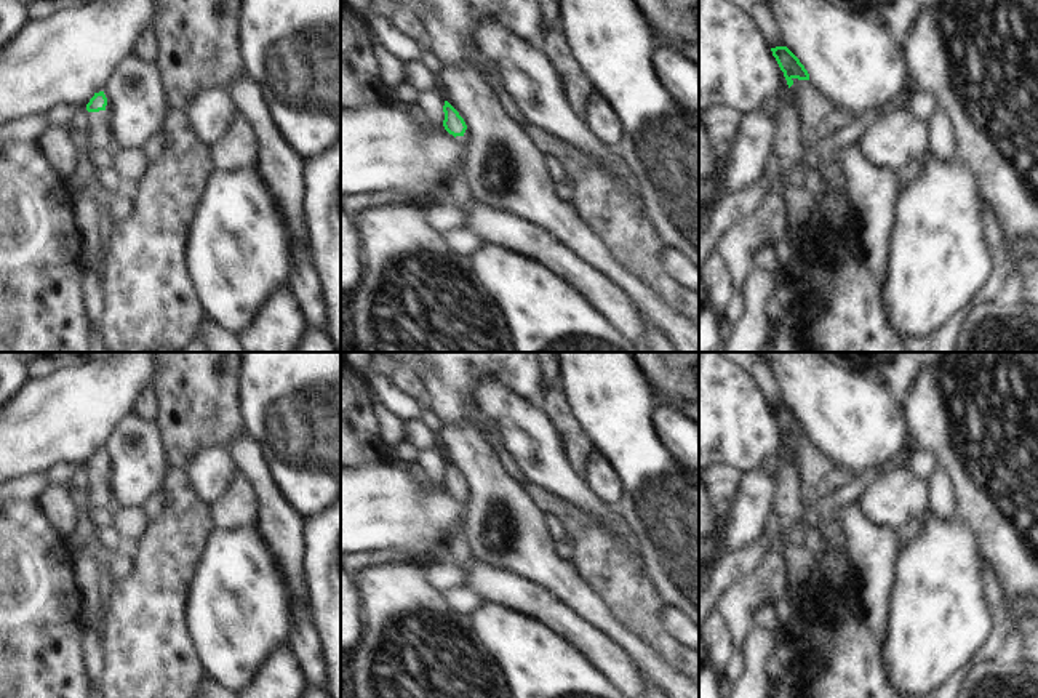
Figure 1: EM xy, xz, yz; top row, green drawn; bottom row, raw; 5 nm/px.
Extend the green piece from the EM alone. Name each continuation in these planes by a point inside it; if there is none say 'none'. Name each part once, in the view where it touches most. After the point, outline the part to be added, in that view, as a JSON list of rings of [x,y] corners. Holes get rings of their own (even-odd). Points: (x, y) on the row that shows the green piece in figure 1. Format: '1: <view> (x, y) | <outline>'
1: xy (99, 138) | [[[106,110],[88,112],[88,147],[96,150],[109,150],[115,149],[110,131],[109,131],[109,115]]]

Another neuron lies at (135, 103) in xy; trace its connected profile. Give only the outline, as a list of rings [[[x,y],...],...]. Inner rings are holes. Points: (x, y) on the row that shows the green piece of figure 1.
[[[126,56],[114,67],[104,94],[115,147],[141,149],[157,134],[166,102],[154,62]]]

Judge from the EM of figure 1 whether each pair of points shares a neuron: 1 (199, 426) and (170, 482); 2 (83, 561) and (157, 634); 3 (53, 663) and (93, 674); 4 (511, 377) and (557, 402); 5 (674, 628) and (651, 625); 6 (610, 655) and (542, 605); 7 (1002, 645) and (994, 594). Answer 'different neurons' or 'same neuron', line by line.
1: different neurons
2: different neurons
3: different neurons
4: different neurons
5: different neurons
6: same neuron
7: different neurons

